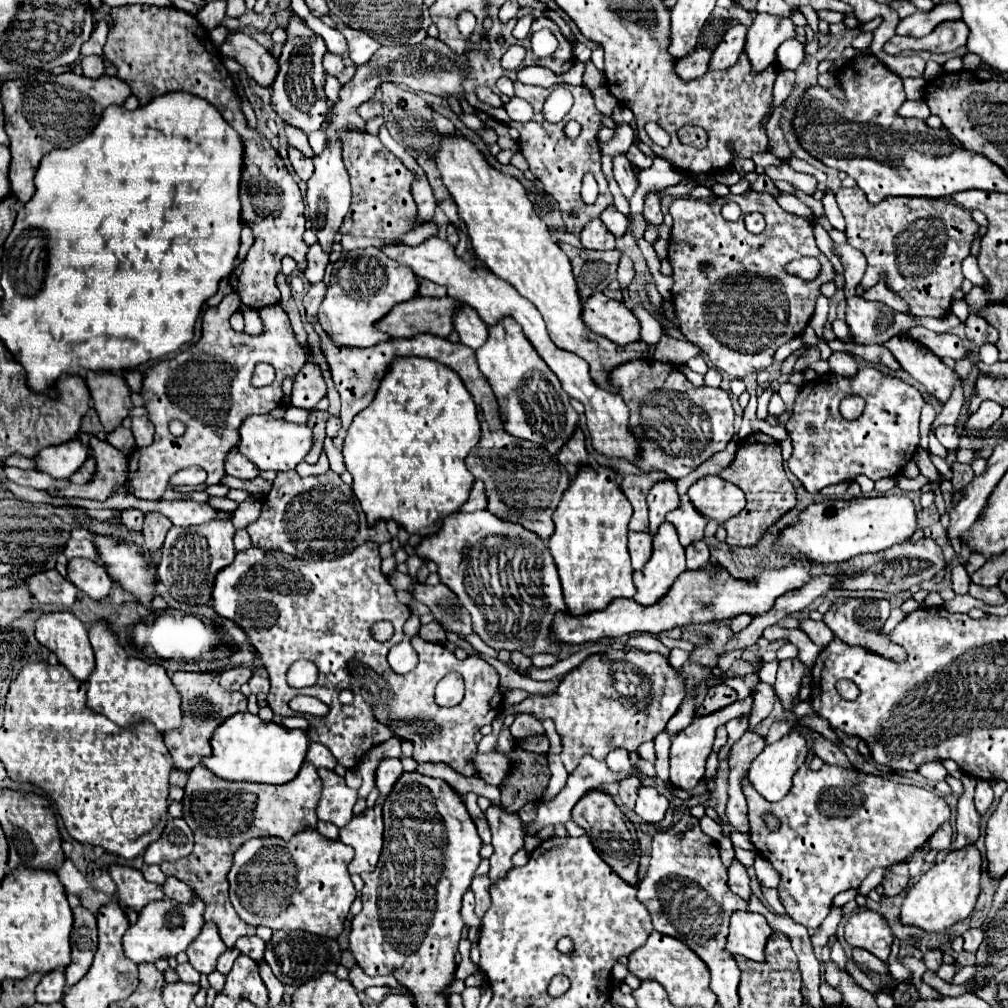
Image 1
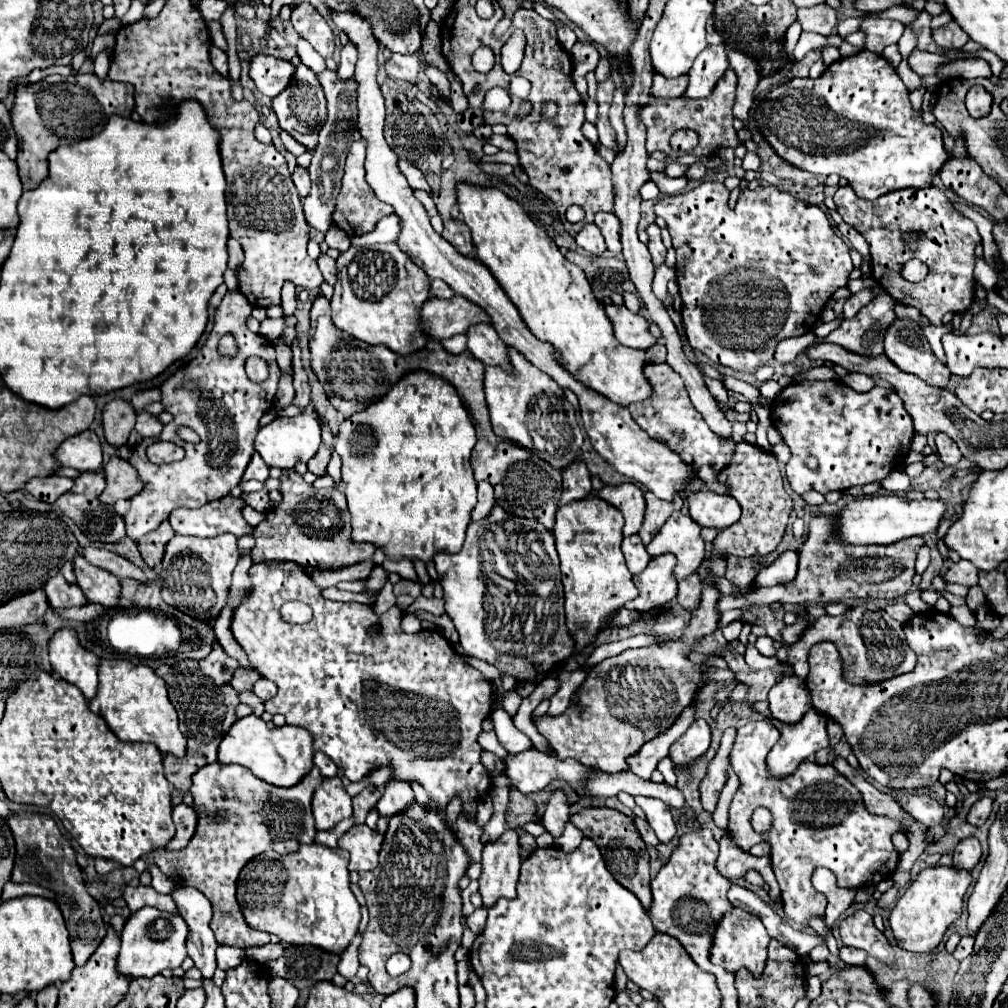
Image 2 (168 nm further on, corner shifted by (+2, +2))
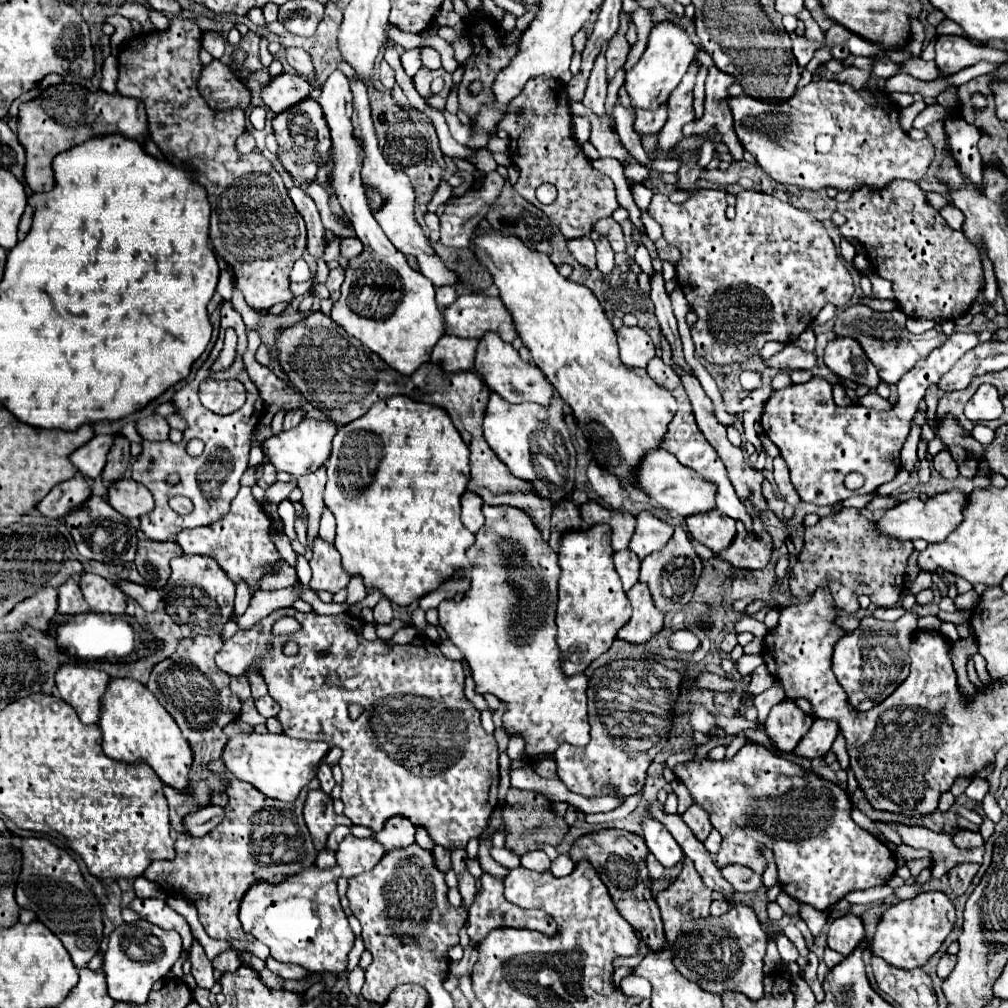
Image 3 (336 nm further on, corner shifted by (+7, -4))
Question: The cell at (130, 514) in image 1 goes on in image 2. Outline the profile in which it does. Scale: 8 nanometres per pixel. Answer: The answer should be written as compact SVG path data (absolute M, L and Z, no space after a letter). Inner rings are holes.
M228 291L214 311L214 325L212 331L200 349L200 353L184 363L174 375L170 375L162 385L160 403L168 413L172 413L172 421L164 425L162 435L158 435L158 441L172 441L180 447L184 447L186 457L182 461L174 463L150 463L146 457L146 441L142 441L138 447L132 449L130 465L138 471L138 477L146 487L134 499L130 501L130 509L124 517L126 533L130 539L140 539L142 535L154 531L164 519L168 519L170 511L176 507L200 507L208 501L220 499L230 493L232 487L236 487L242 479L242 473L246 469L246 463L250 461L254 453L254 437L258 431L260 417L274 407L274 395L280 381L280 369L276 365L276 351L274 345L258 335L246 329L246 317L250 315L252 305L246 301L246 297L240 291ZM232 335L238 347L238 353L234 357L224 357L218 351L220 337ZM258 355L266 359L270 365L270 377L262 385L250 383L250 379L244 373L244 363L248 357ZM178 425L192 427L198 435L198 443L186 443L180 441L176 435Z

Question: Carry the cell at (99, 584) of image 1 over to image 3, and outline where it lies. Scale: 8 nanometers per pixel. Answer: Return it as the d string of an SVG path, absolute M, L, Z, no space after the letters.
M83 573L79 587L81 587L91 611L111 613L111 615L123 615L125 613L125 607L127 607L125 593L117 585L113 585L111 581L103 579L101 575Z

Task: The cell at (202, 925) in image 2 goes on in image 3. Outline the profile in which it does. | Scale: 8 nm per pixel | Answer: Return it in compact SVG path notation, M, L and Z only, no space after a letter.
M195 941L191 951L189 951L189 961L193 965L193 971L191 975L195 977L195 983L197 987L203 987L203 989L211 989L213 983L215 983L215 977L213 977L213 965L211 961L205 957L201 945Z

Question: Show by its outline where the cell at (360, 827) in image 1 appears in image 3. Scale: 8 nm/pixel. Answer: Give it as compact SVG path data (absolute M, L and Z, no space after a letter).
M347 835L341 841L335 857L337 857L337 865L343 871L343 877L349 879L363 871L371 871L379 863L383 853L385 849L381 849L381 843L377 843L373 837L357 839L353 835Z

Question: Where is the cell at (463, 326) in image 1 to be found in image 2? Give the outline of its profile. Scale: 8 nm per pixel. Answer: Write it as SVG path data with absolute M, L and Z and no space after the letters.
M474 325L466 333L468 337L468 351L482 361L484 365L502 365L504 369L510 369L510 361L506 355L506 345L498 337L492 325Z

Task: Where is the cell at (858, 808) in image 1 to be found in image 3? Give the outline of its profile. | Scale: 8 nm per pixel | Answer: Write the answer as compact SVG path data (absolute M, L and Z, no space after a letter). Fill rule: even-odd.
M747 743L729 761L713 761L709 757L703 757L701 761L689 759L685 763L677 763L673 767L673 773L689 789L693 803L709 813L711 825L723 837L723 847L715 855L715 863L719 867L739 863L761 875L767 863L765 859L759 857L761 857L761 849L767 847L773 851L773 857L777 861L781 889L801 903L809 903L815 909L823 911L835 905L853 889L863 891L877 885L885 885L897 871L897 865L887 867L890 849L887 849L877 837L855 825L855 821L851 819L851 801L839 785L821 779L813 773L805 773L797 763L777 757L761 745ZM805 799L813 799L813 801L805 801ZM787 851L795 851L795 853L787 857ZM883 851L887 853L887 857L883 855Z

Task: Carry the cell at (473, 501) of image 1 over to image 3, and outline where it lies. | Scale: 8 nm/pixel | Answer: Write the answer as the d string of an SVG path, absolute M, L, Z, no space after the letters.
M471 491L463 493L463 497L461 497L461 521L471 533L477 533L485 523L485 517L481 513L481 505L483 505L481 497L477 497Z

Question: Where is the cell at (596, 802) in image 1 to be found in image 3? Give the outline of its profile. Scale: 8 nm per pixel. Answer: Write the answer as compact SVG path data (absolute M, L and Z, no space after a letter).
M605 829L599 833L585 835L575 841L571 851L571 859L575 863L579 863L581 859L591 861L599 879L605 883L617 911L621 911L621 917L625 917L635 927L635 931L641 935L649 951L661 951L665 947L665 933L659 907L651 893L651 879L645 865L647 855L649 849L645 849L643 837L621 829Z

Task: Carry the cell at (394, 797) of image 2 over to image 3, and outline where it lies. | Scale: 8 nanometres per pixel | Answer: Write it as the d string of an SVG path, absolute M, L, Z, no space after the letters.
M391 817L375 839L387 849L387 853L393 849L405 849L415 843L415 827L405 817Z

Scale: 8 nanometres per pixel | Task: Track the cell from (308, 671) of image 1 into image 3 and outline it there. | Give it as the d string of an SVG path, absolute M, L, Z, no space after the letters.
M265 695L265 697L261 697L261 699L257 699L255 701L255 707L257 707L257 711L263 715L263 717L275 717L279 711L281 711L281 707L277 707L277 703L269 697L269 695Z

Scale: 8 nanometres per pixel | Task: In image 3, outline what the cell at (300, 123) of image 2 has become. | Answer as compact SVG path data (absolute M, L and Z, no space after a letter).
M305 99L299 105L295 105L293 109L287 109L285 113L275 115L273 131L275 131L277 145L279 145L277 157L279 157L281 165L285 167L285 171L293 177L295 185L307 185L307 183L315 181L321 161L325 161L325 157L329 157L329 151L331 151L329 127L327 127L327 121L325 121L317 101Z

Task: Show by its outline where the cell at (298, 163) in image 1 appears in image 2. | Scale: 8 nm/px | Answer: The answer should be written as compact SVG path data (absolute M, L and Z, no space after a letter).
M296 165L292 179L294 179L294 185L296 185L296 189L298 189L300 197L306 197L306 195L308 195L308 191L310 191L310 175L308 175L308 169L306 169L306 167Z

